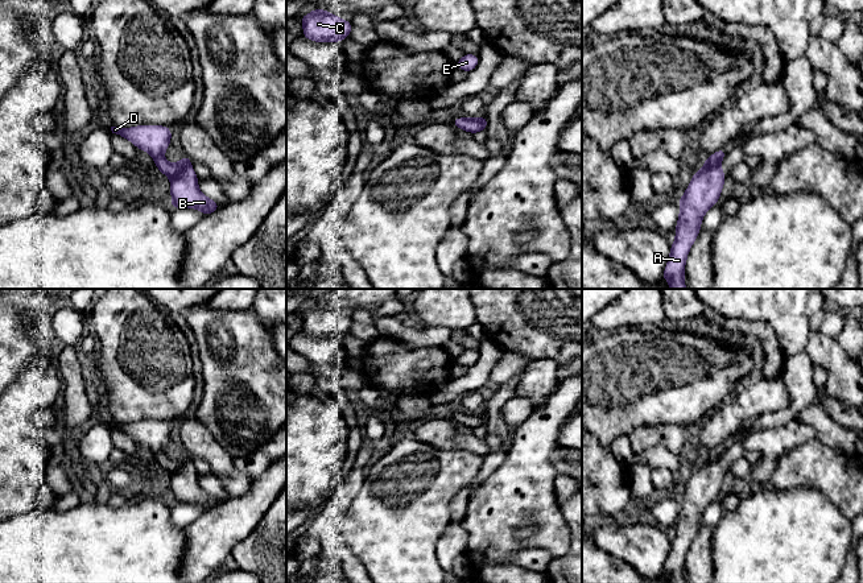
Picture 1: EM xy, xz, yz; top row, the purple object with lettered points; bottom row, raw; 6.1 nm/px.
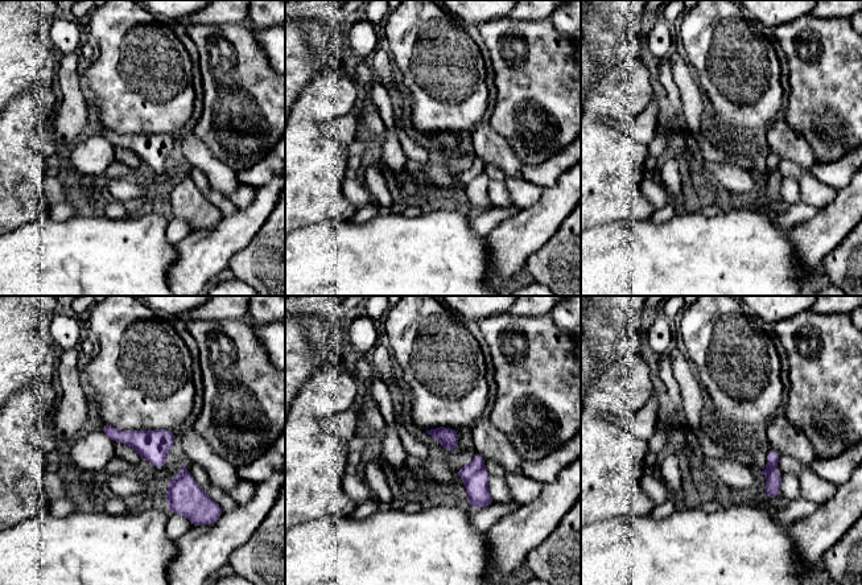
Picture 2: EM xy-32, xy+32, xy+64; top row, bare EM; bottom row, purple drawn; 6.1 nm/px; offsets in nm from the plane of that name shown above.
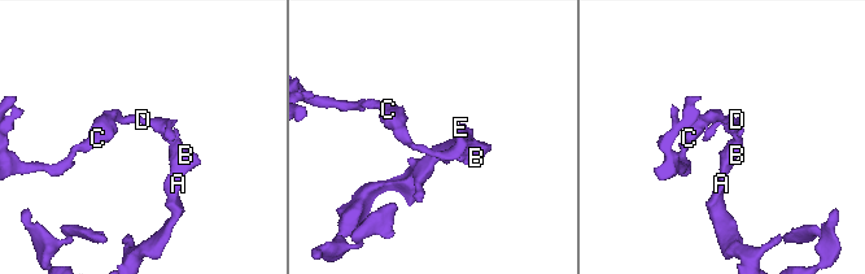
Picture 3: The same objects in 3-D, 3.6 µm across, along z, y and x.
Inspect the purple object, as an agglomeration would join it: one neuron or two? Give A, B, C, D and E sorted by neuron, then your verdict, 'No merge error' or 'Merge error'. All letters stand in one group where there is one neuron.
Groups: A B / C D E. Merge error

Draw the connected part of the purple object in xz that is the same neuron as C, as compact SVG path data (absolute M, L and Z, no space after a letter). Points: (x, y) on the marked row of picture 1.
M325 8L313 9L306 16L302 16L300 21L304 25L302 37L315 42L336 44L348 38L352 28L351 21L342 20Z

